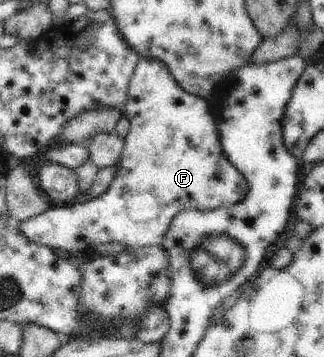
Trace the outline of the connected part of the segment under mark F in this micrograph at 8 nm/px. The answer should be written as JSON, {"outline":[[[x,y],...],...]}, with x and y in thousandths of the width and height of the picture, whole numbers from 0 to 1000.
{"outline":[[[435,162],[398,235],[392,289],[373,314],[401,345],[386,401],[361,454],[361,485],[340,527],[296,555],[238,557],[207,574],[164,571],[142,594],[62,625],[62,650],[99,678],[188,695],[210,709],[287,711],[290,689],[370,678],[429,697],[497,686],[522,627],[565,588],[645,591],[713,580],[762,546],[762,504],[704,454],[682,406],[667,333],[639,277],[577,261],[531,213],[509,174],[485,162]]]}

